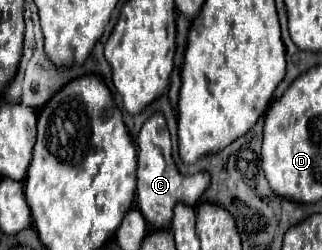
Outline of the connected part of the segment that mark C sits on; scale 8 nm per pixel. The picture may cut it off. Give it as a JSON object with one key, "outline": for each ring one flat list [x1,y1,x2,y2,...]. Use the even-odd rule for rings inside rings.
{"outline":[[160,112,152,114,138,138,138,190,136,190,136,198,138,198,138,206,140,212,144,214,144,218,158,230,168,230,170,222,172,222,172,210,178,202,186,204,186,206,196,206,200,196,204,194,206,186,210,186,210,174,206,172,198,172,194,176,184,176,176,170,176,164,172,160,172,148,170,148,170,132,166,126,166,120]]}

